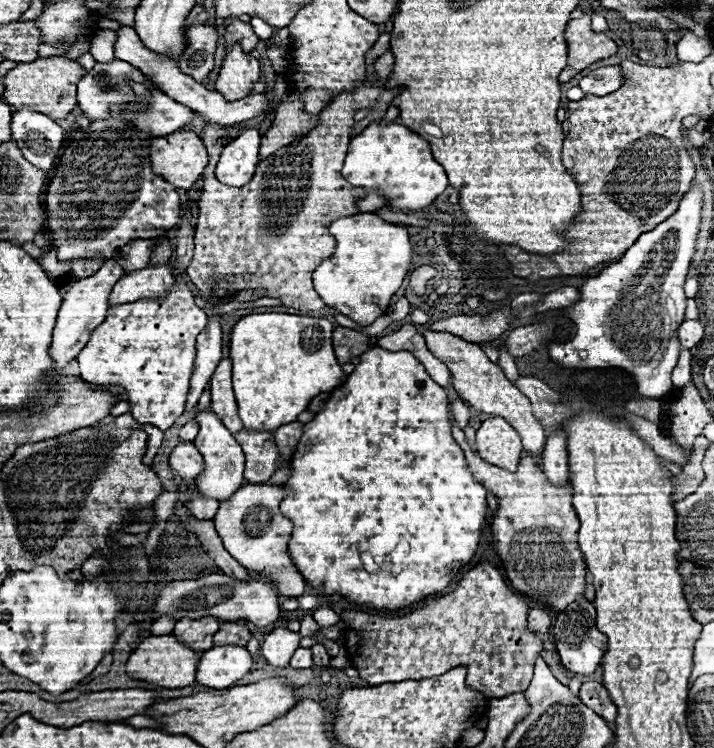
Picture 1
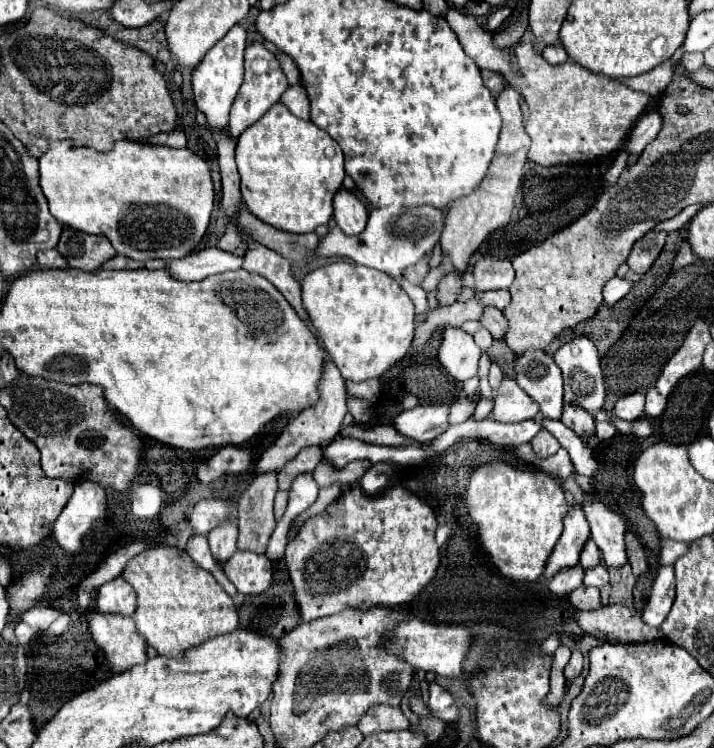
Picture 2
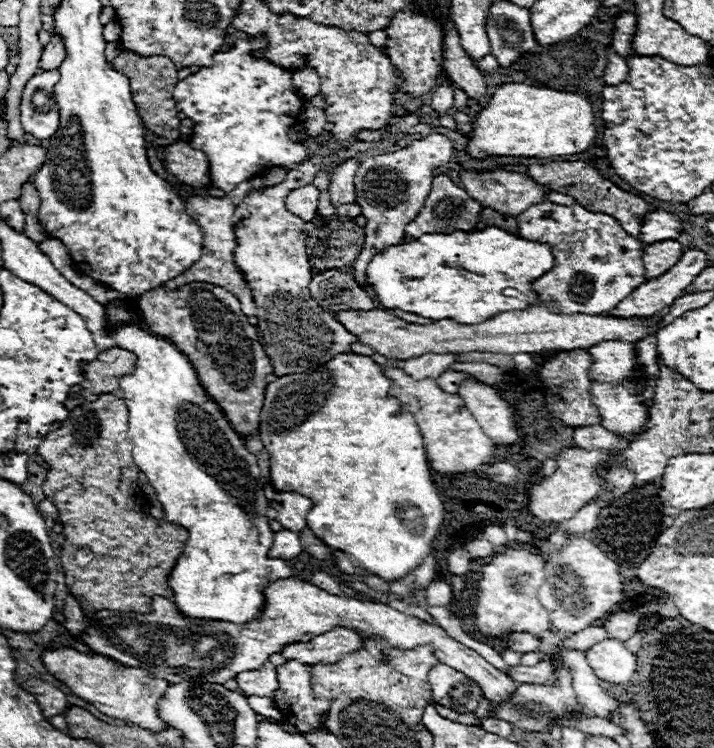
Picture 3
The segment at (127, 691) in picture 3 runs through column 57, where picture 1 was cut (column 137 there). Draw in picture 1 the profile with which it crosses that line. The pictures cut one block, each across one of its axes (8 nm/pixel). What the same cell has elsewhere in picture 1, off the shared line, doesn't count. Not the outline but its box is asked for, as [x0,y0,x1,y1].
[128,634,200,688]

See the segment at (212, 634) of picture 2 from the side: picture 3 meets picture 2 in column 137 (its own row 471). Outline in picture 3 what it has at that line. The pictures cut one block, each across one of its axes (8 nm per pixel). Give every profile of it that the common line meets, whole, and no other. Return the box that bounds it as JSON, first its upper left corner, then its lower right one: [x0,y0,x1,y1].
[528,448,634,522]

